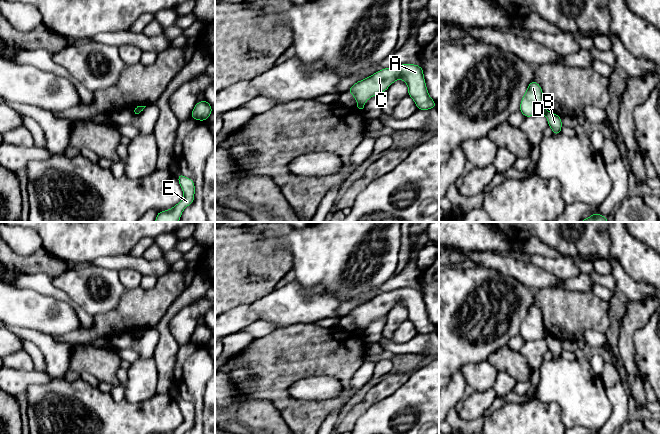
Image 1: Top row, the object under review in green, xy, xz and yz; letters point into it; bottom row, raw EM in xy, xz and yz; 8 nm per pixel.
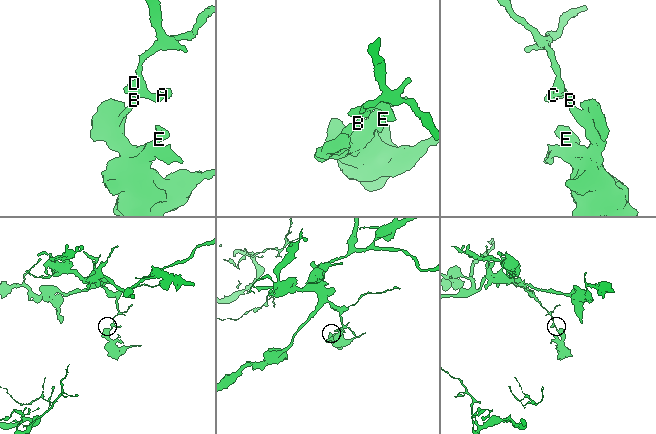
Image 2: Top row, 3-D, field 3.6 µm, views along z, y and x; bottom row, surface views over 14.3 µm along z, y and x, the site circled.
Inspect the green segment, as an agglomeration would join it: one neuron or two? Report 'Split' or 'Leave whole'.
Split

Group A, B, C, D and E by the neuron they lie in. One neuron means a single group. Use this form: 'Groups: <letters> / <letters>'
Groups: A C D / B E

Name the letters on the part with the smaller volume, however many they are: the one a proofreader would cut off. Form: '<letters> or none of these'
B, E

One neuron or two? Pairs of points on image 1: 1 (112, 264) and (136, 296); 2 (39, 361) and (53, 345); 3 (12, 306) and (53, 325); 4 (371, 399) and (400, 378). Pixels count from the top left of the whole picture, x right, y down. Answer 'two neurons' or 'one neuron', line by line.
1: two neurons
2: two neurons
3: one neuron
4: one neuron

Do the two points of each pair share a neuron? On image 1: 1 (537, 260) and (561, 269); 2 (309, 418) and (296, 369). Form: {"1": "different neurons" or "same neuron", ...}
{"1": "same neuron", "2": "same neuron"}

